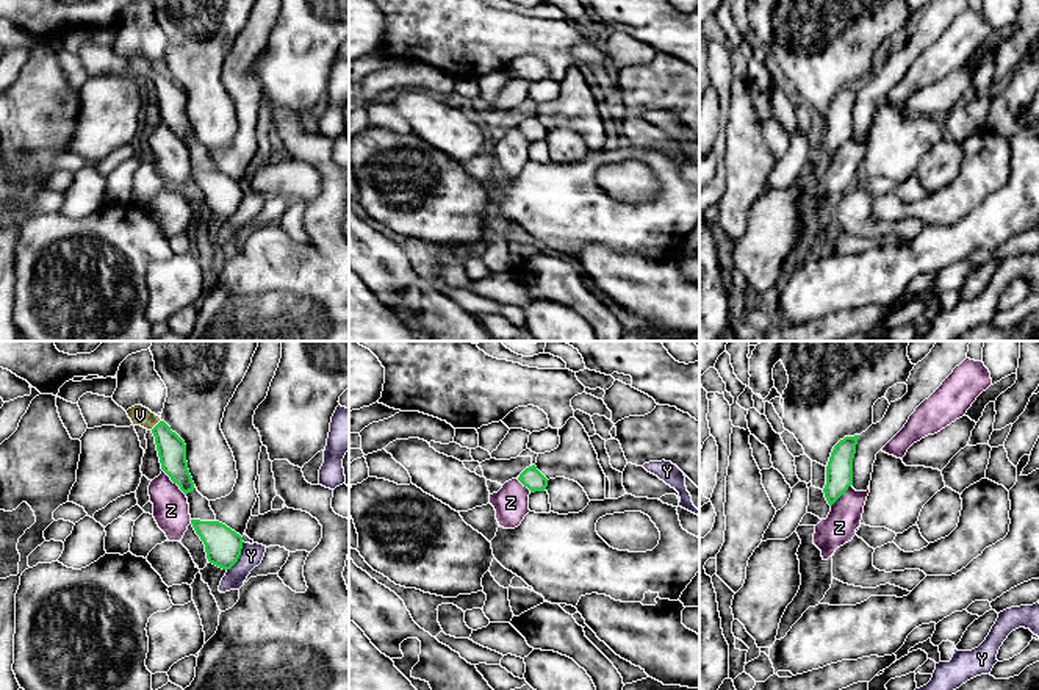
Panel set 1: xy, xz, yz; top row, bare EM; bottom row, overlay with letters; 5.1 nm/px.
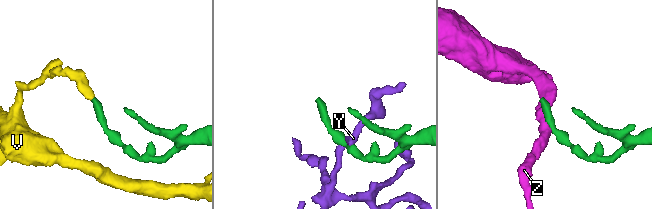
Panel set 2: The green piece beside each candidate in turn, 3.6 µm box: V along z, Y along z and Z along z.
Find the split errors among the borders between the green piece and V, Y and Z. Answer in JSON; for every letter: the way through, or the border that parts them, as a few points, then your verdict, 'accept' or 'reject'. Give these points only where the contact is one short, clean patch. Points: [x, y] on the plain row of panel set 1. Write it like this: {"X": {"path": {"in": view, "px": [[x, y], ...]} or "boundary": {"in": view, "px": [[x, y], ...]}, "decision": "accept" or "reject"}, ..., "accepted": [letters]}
{"V": {"path": {"in": "xy", "px": [[171, 97], [157, 74], [140, 64]]}, "decision": "accept"}, "Y": {"boundary": {"in": "xy", "px": [[243, 191], [240, 207], [227, 219]]}, "decision": "reject"}, "Z": {"boundary": {"in": "xy", "px": [[163, 119], [185, 144]]}, "decision": "reject"}, "accepted": ["V"]}

